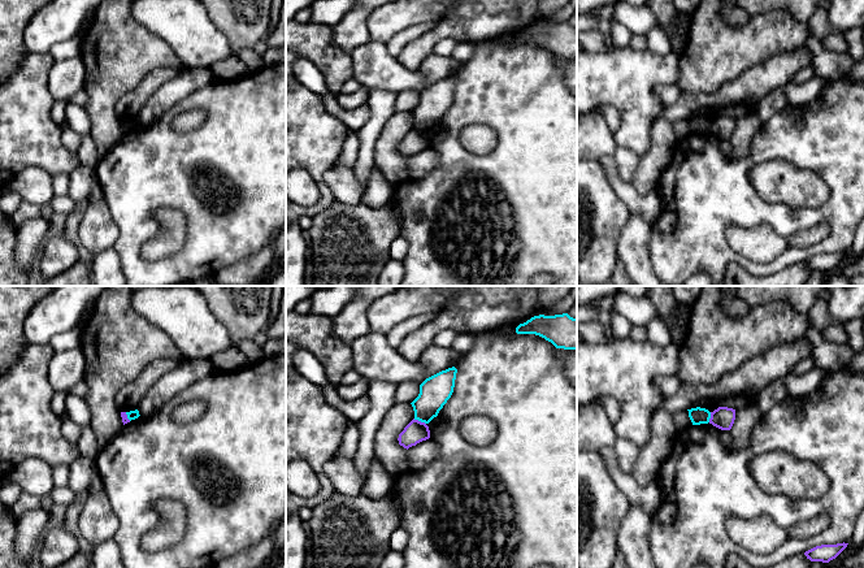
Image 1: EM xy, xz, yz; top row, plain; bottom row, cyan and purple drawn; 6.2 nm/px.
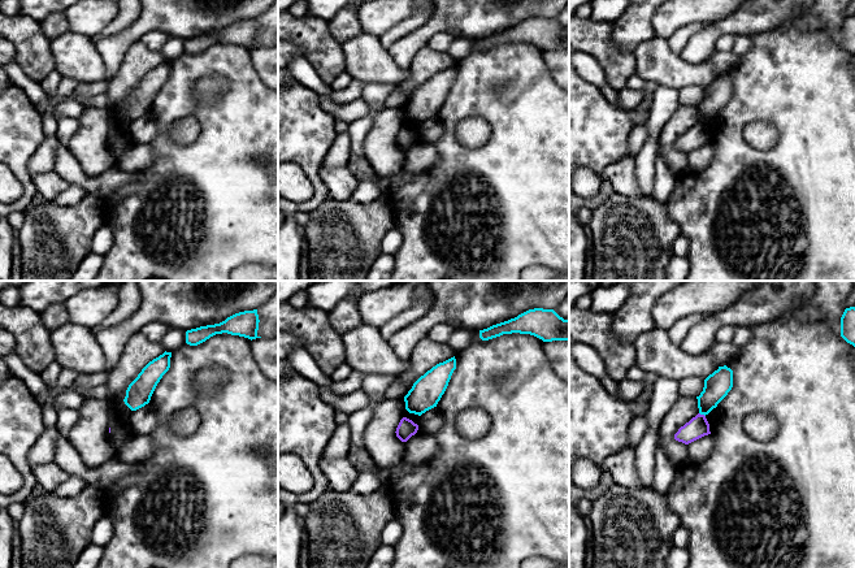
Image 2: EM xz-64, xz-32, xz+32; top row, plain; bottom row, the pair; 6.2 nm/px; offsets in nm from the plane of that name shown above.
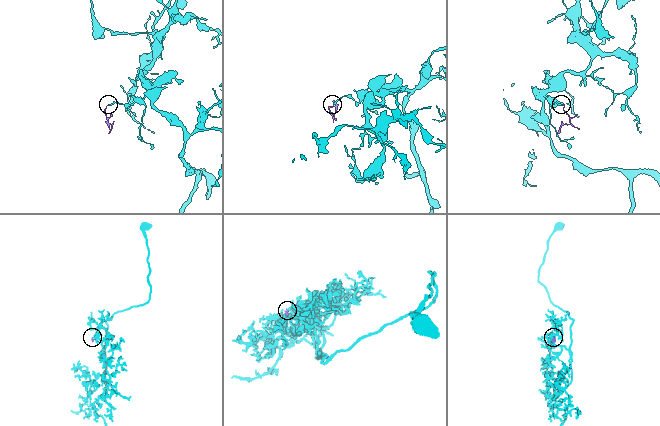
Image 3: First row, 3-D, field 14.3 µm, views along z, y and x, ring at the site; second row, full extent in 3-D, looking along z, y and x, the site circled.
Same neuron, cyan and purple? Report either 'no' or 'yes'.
no

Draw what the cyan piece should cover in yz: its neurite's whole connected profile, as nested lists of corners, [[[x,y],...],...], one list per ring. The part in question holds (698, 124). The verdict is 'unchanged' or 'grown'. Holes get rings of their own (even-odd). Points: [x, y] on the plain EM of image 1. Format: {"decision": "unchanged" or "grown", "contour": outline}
{"decision": "unchanged", "contour": [[[691,117],[689,120],[689,126],[692,131],[692,134],[700,134],[700,133],[708,133],[711,127],[711,121],[705,117]]]}

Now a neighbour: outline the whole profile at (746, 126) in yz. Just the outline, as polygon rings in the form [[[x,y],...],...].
[[[756,110],[748,112],[735,120],[735,129],[730,138],[734,153],[744,159],[748,155],[750,144],[761,125]]]

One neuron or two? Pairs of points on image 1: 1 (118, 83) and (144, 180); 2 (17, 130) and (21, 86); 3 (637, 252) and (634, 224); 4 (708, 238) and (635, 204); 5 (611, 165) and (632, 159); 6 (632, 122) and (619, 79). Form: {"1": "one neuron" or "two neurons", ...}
{"1": "two neurons", "2": "one neuron", "3": "one neuron", "4": "two neurons", "5": "two neurons", "6": "one neuron"}

